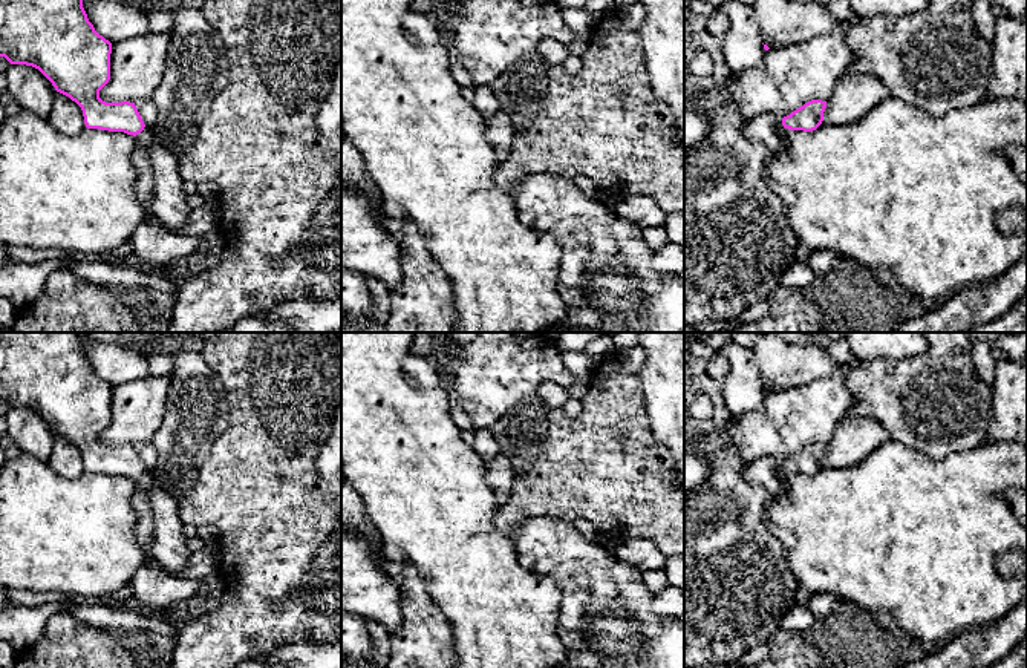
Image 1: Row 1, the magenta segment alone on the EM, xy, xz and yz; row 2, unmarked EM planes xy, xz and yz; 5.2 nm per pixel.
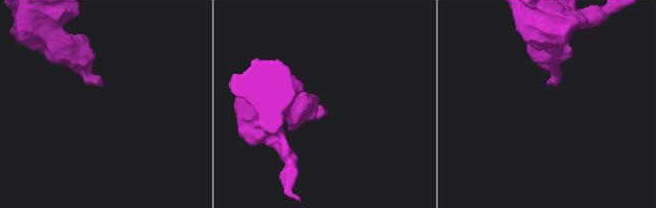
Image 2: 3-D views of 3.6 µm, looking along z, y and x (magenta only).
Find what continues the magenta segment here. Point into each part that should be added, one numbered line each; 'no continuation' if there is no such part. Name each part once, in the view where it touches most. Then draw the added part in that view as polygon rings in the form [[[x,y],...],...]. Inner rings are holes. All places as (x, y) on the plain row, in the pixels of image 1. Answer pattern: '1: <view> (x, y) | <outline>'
1: xy (153, 587) | [[[144,470],[144,473],[135,481],[136,490],[133,493],[133,509],[138,519],[135,536],[148,561],[130,581],[130,585],[133,587],[133,599],[145,608],[165,611],[194,596],[201,582],[171,576],[152,558],[148,552],[148,541],[152,538],[152,507],[148,503],[148,492],[155,484],[155,476],[150,470]]]

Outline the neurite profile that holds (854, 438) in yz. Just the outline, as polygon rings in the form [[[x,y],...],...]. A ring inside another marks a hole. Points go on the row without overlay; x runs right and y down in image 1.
[[[843,417],[826,444],[823,466],[831,469],[860,464],[871,452],[891,440],[886,429],[869,417]]]

